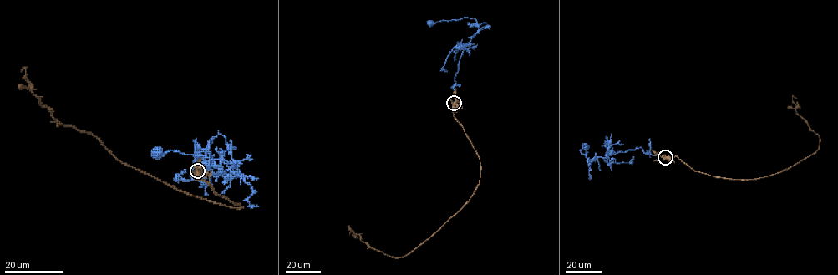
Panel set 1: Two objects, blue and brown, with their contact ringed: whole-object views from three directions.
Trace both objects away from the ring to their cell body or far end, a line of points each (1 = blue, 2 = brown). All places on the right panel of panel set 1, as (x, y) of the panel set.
1: (665, 157), (652, 155), (639, 147), (611, 151), (604, 157), (591, 160), (580, 150), (585, 146)
2: (665, 157), (728, 179), (788, 169), (820, 141), (797, 114), (797, 99)

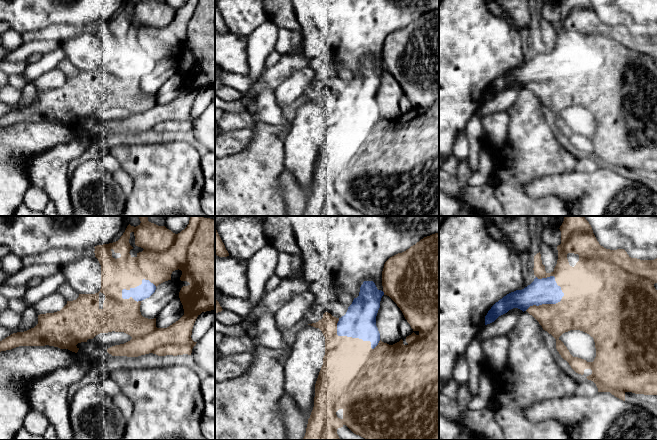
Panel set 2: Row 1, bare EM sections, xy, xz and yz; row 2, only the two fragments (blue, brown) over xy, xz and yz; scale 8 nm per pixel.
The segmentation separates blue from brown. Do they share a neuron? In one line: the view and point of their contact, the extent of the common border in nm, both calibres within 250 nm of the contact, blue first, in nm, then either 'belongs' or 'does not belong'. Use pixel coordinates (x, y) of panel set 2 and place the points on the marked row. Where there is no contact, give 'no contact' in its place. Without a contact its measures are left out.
yz (555, 303) | 360 nm | 200/400 nm | belongs

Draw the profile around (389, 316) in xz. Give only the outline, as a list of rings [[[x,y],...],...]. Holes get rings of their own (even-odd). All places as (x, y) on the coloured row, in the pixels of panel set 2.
[[[383,295],[380,308],[376,316],[376,326],[380,333],[380,340],[393,345],[401,340],[399,326],[405,319],[397,304],[387,295]]]

